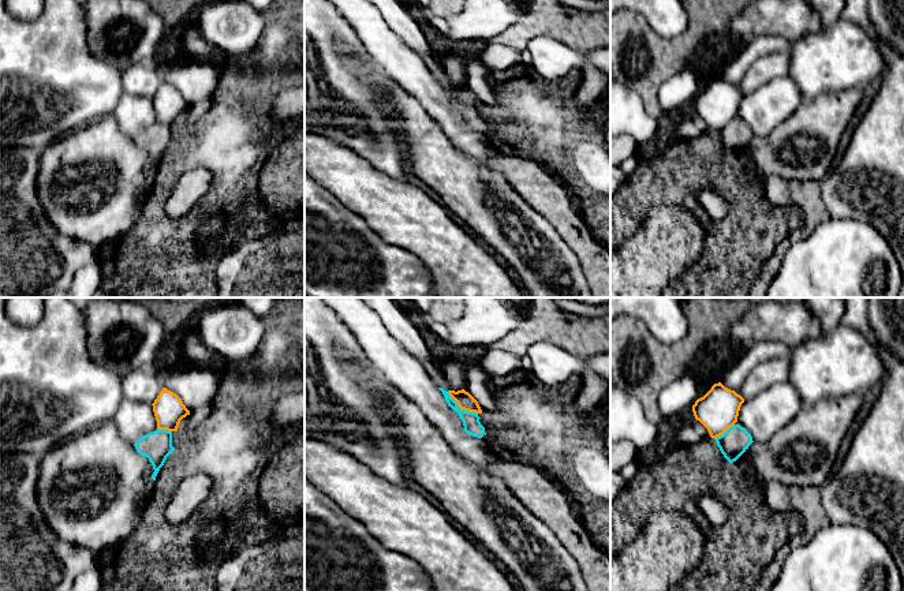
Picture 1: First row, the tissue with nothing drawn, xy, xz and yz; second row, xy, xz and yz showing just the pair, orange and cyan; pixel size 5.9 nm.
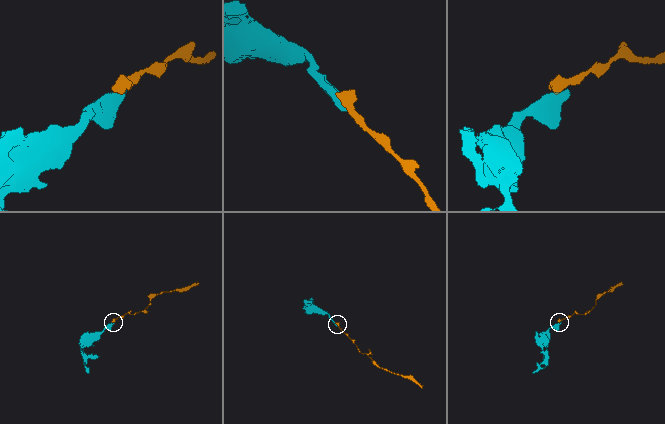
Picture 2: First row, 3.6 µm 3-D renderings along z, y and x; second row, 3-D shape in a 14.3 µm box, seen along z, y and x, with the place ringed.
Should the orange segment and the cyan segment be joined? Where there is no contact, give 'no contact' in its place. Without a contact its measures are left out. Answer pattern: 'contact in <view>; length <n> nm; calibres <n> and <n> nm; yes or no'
contact in xz; length 220 nm; calibres 100 and 100 nm; no

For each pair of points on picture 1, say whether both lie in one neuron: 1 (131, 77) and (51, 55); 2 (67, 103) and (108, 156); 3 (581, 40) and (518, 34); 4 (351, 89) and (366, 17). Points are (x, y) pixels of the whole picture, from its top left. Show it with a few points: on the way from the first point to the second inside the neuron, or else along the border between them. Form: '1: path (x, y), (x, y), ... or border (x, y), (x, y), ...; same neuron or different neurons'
1: border (122, 70), (122, 89), (124, 93); different neurons
2: border (90, 122), (79, 128); different neurons
3: path (566, 27), (533, 27); same neuron
4: border (342, 17), (354, 30), (368, 56), (380, 68); different neurons

